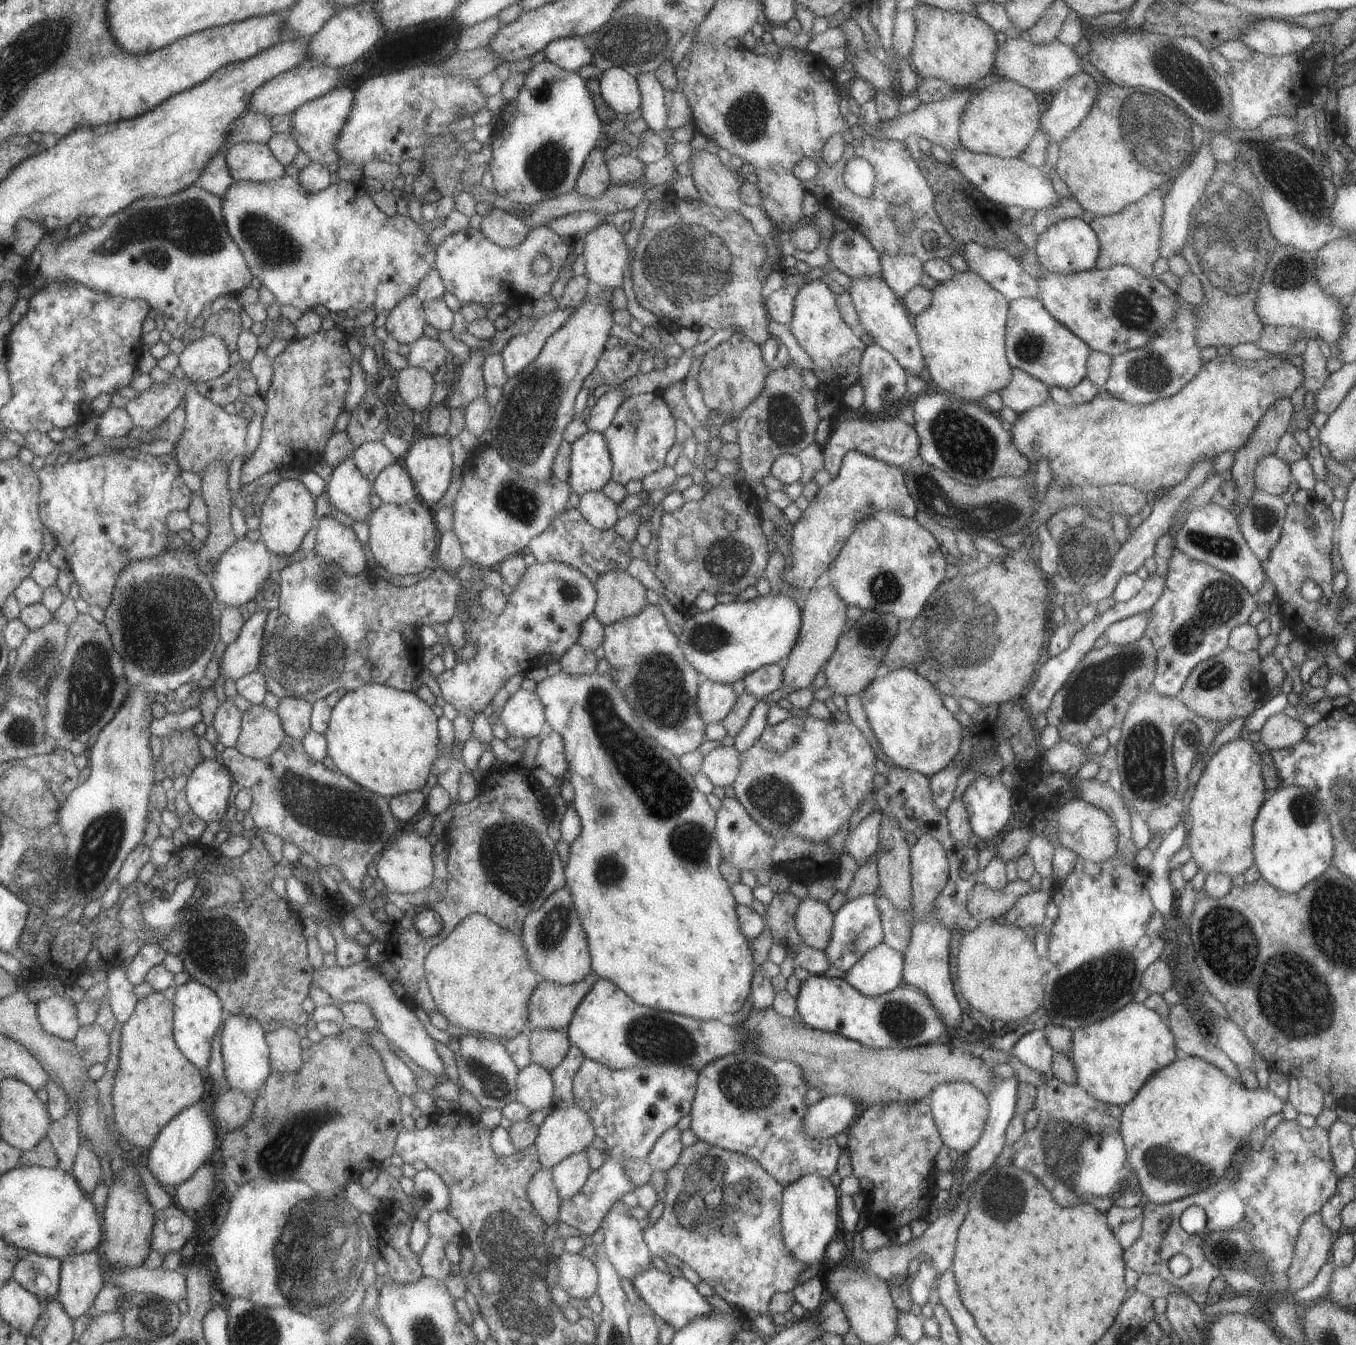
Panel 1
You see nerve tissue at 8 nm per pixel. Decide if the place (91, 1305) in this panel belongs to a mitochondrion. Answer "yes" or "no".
no

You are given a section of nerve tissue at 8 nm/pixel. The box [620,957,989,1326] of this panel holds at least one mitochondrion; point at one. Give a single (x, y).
(723, 1210)

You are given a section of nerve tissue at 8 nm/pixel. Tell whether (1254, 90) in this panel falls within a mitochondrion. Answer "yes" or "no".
no

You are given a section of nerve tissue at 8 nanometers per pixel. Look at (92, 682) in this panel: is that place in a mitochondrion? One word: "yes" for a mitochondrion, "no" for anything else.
yes

